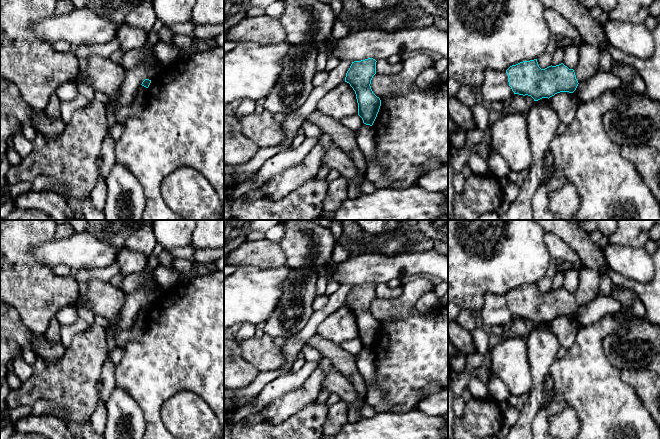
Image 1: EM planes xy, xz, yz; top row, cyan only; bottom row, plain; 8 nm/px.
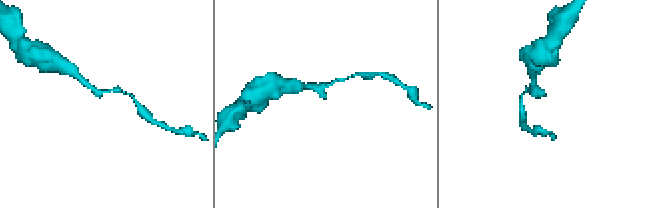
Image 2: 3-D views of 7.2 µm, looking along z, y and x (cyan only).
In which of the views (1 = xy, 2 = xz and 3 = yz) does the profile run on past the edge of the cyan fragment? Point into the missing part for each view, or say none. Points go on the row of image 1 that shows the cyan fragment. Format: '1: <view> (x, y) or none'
1: none
2: none
3: none

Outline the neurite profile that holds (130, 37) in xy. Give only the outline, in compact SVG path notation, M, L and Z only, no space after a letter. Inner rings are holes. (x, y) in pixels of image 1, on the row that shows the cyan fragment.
M123 23L116 34L120 42L120 50L127 52L146 45L147 33L143 30Z

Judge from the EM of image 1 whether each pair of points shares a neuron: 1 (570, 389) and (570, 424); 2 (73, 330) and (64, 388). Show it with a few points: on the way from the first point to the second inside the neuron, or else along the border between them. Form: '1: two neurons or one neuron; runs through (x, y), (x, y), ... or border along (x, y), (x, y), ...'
1: two neurons; border along (549, 419), (572, 407), (580, 428)
2: two neurons; border along (89, 326), (80, 331), (66, 349)

